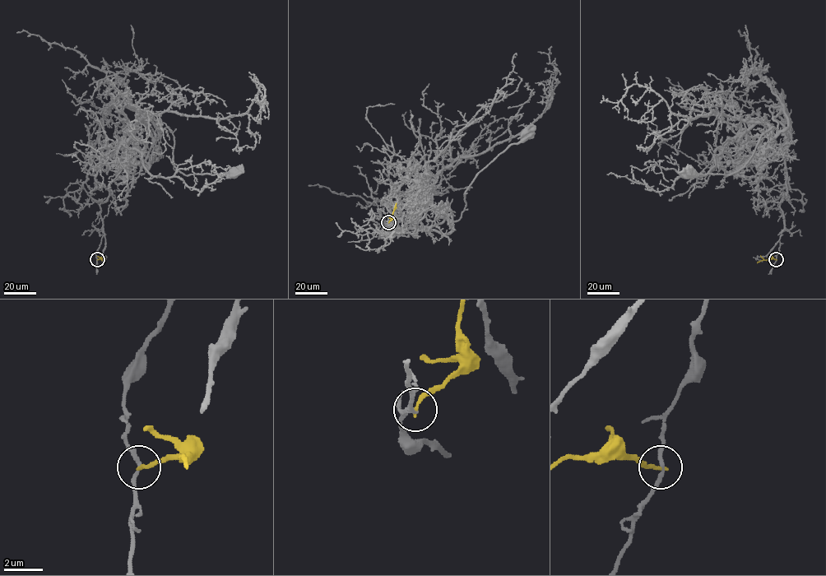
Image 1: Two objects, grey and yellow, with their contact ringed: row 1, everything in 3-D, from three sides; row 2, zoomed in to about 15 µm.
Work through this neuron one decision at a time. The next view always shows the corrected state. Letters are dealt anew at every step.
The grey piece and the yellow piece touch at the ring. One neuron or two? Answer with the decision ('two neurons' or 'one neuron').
two neurons

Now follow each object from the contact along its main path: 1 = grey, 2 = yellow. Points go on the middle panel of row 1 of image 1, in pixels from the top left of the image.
1: (389, 222), (401, 231), (382, 230), (389, 234), (409, 229), (448, 233), (474, 178), (526, 135)
2: (389, 222), (392, 219), (396, 203)

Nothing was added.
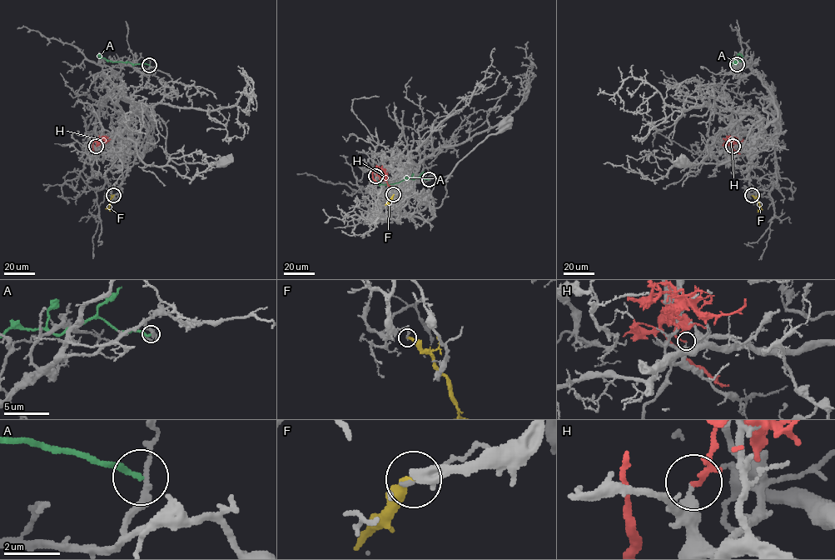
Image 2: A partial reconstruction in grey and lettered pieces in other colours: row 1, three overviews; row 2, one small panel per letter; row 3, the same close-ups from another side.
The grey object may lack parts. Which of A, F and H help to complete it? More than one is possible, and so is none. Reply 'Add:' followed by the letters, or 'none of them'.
Add: none of them

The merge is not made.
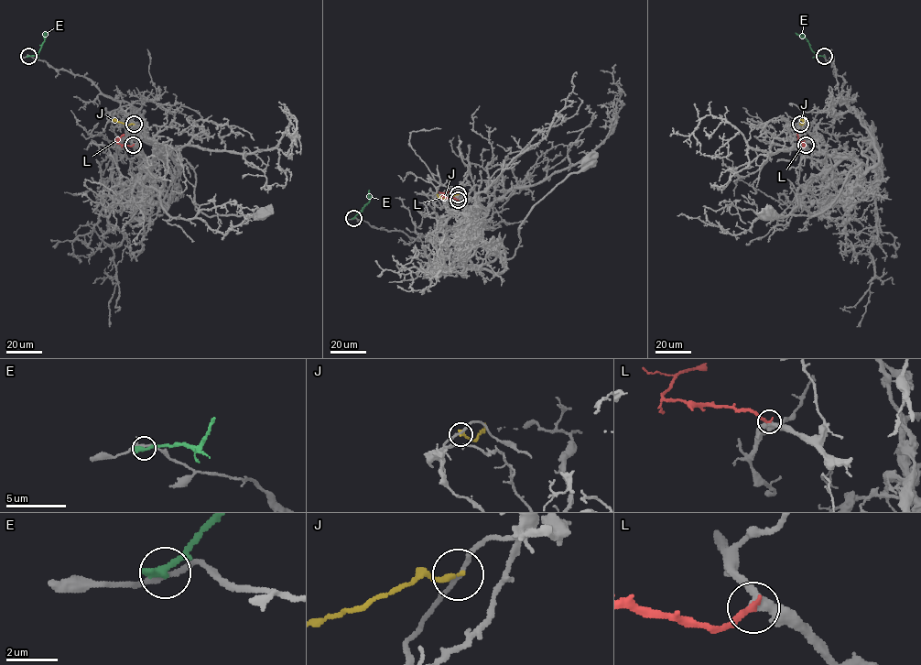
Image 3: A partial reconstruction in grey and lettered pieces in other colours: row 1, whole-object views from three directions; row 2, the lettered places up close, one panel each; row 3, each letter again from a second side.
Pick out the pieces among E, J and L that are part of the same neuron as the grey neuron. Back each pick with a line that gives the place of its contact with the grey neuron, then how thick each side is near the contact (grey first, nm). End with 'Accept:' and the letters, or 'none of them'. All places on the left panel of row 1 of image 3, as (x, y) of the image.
L: contact (133, 145); calibres 360 and 280 nm
Accept: L

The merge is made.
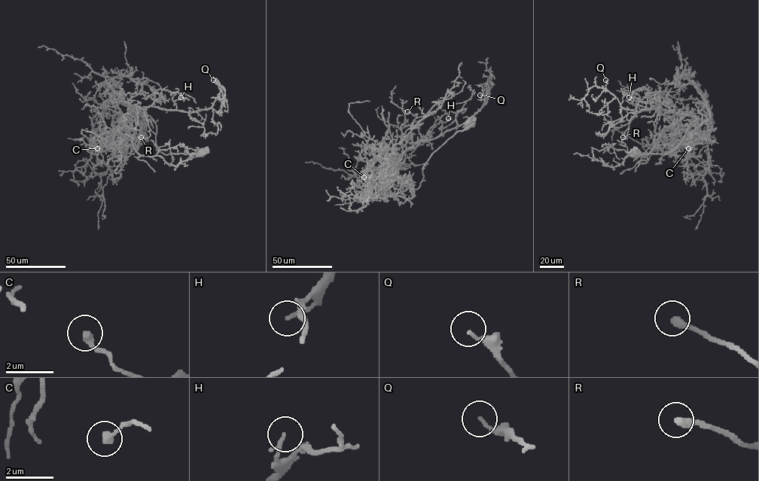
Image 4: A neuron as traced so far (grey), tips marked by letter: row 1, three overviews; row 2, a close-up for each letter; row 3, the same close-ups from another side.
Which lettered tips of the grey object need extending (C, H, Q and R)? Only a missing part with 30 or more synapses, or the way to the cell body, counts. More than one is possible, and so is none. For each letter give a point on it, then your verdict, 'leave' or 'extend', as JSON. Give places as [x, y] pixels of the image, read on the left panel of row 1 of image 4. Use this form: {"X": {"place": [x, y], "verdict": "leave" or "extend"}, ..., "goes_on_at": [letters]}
{"C": {"place": [97, 148], "verdict": "leave"}, "H": {"place": [181, 97], "verdict": "leave"}, "Q": {"place": [213, 80], "verdict": "leave"}, "R": {"place": [141, 137], "verdict": "leave"}, "goes_on_at": []}

